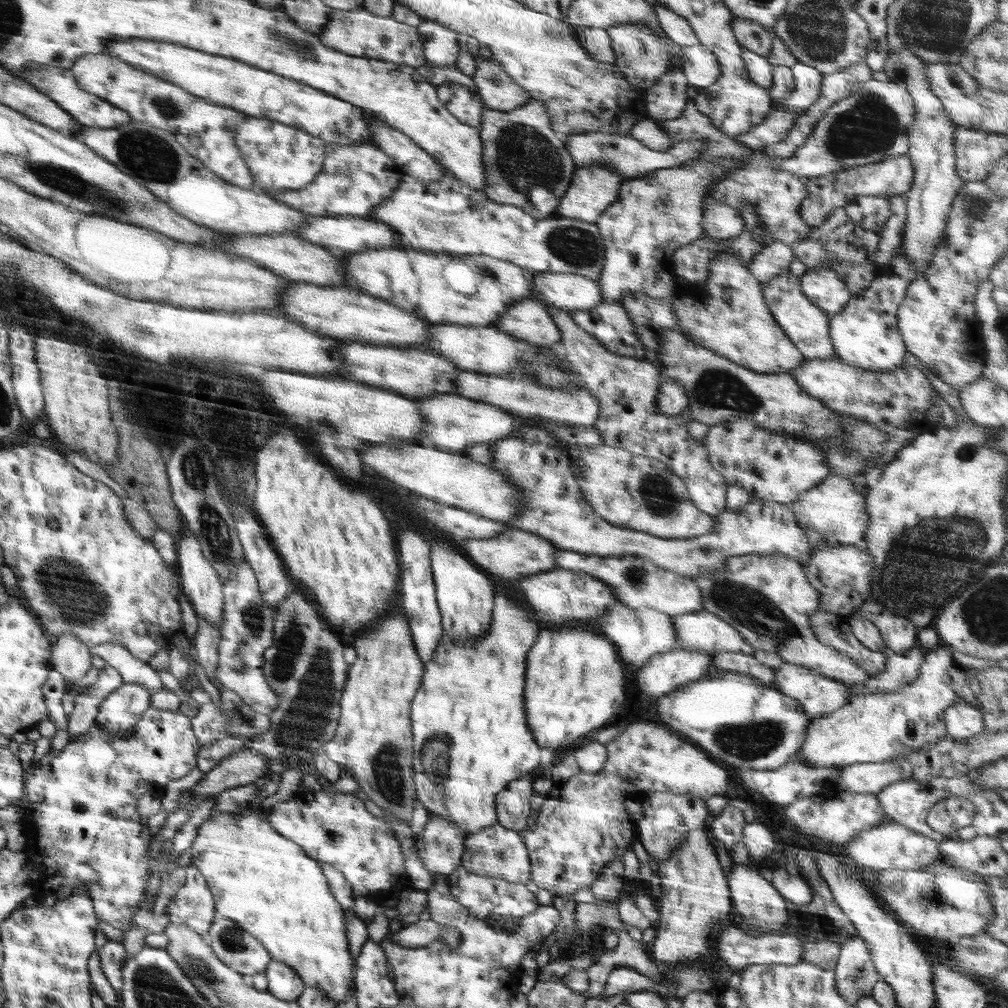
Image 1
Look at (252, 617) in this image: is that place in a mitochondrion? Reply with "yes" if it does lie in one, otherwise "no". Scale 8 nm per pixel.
yes

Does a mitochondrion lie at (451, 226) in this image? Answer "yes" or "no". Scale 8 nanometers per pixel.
yes

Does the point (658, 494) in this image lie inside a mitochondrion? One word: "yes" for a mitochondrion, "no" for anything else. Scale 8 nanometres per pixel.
yes

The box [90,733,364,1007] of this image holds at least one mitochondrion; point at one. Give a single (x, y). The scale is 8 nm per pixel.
(231, 938)

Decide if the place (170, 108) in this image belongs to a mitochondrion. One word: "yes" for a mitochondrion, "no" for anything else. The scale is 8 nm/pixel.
yes

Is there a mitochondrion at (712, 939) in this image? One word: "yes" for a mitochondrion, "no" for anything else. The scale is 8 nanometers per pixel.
no

